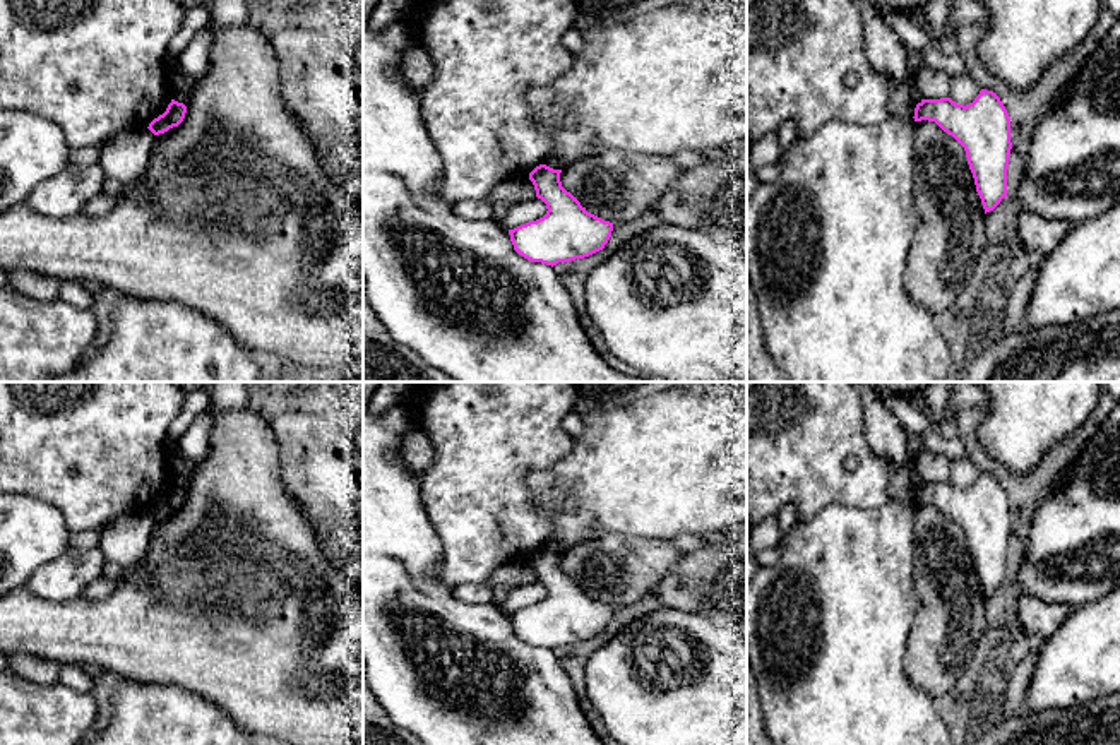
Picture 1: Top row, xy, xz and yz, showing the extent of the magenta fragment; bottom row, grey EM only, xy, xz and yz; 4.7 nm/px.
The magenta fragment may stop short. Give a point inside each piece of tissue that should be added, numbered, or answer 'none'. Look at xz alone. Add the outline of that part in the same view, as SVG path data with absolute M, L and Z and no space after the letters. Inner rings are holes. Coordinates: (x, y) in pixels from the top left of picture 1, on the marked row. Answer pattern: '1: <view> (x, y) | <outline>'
none

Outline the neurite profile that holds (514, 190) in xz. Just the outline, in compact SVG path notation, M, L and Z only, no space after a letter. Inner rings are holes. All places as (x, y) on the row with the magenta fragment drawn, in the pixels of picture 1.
M509 180L505 183L498 183L490 195L488 202L495 204L498 200L505 200L509 204L519 204L524 200L531 200L536 197L536 190L531 180Z

